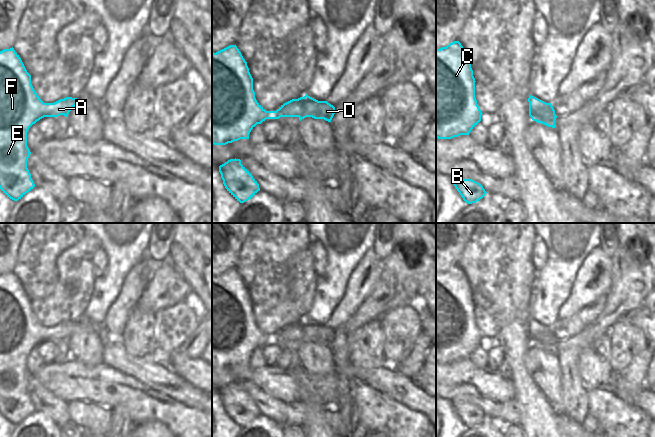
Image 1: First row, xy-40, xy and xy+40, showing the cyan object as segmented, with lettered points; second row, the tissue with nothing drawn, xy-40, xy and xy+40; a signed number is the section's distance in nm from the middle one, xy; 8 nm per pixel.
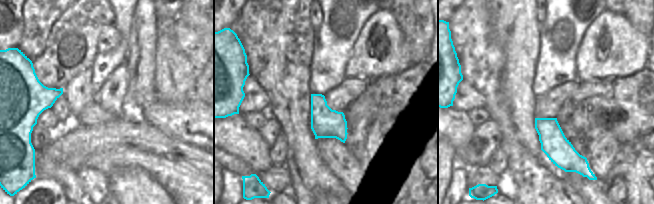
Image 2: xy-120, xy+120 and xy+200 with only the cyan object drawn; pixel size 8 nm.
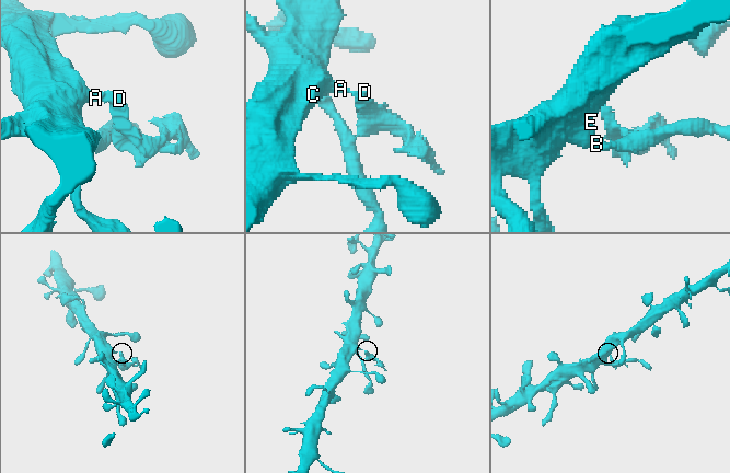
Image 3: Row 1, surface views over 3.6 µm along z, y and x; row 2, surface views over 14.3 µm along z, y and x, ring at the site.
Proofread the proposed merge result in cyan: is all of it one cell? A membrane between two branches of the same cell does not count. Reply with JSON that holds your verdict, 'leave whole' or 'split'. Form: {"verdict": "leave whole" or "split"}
{"verdict": "split"}

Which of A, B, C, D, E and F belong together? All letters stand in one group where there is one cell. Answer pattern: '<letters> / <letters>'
A B C E F / D

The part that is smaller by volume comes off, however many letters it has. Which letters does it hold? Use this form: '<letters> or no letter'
D

